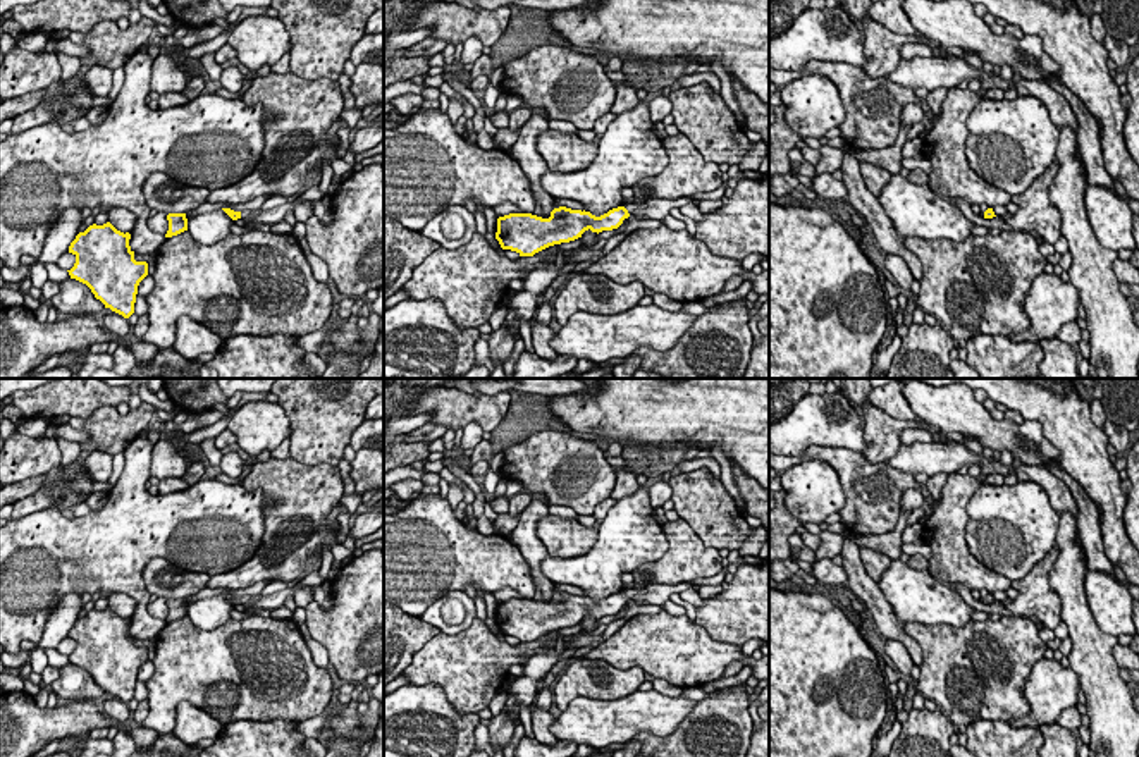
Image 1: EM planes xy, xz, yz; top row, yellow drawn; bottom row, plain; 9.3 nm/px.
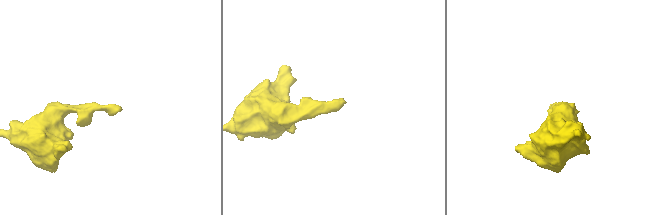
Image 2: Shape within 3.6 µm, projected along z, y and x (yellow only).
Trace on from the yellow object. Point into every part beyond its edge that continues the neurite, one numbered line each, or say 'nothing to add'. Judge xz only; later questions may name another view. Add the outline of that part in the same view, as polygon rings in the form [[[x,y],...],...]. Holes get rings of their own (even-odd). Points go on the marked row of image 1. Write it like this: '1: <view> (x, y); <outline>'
1: xz (654, 209); [[[690,196],[678,200],[666,198],[647,198],[643,203],[628,203],[625,208],[630,215],[635,215],[642,220],[664,220],[669,215],[671,208],[681,208],[683,205],[693,203],[699,206],[699,200],[692,200]]]

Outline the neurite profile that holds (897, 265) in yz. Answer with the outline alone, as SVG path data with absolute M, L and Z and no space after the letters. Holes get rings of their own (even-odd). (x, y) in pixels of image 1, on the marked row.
M886 253L884 265L891 272L895 280L898 282L898 289L910 296L910 287L912 287L914 275L910 272L907 262L898 255Z

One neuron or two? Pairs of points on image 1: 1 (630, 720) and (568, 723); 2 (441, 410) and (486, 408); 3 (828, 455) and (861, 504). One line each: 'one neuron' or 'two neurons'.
1: one neuron
2: one neuron
3: one neuron

